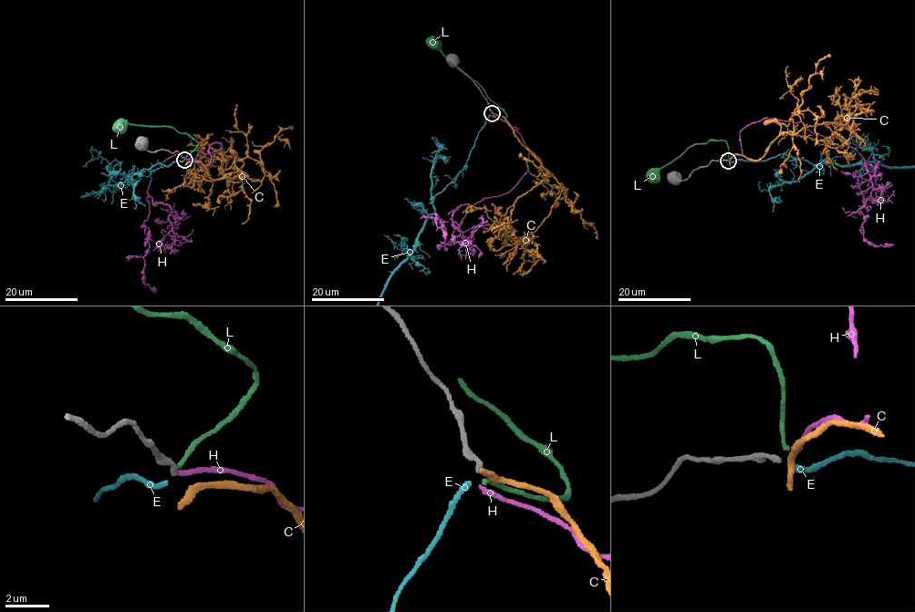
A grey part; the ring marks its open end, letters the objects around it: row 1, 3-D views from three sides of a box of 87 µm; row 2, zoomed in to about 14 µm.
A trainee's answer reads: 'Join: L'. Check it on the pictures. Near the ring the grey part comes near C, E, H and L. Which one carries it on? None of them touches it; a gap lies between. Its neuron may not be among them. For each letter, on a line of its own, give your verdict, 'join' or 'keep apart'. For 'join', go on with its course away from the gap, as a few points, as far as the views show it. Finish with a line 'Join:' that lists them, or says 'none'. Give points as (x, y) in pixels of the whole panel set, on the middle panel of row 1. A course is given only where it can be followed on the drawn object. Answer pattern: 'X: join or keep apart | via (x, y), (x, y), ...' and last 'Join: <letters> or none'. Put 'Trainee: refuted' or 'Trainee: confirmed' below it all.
C: keep apart
E: join
H: keep apart
L: keep apart
Join: E
Trainee: refuted

